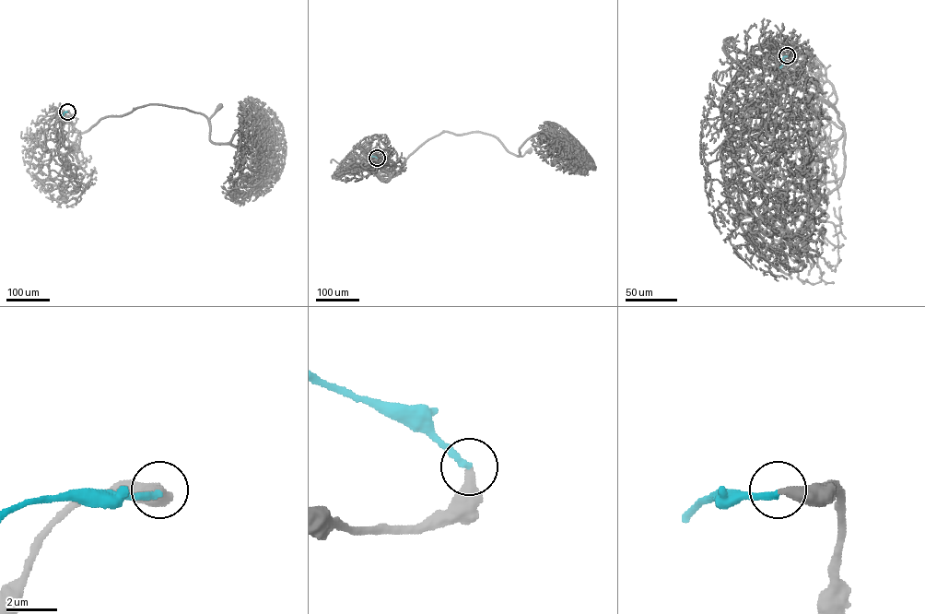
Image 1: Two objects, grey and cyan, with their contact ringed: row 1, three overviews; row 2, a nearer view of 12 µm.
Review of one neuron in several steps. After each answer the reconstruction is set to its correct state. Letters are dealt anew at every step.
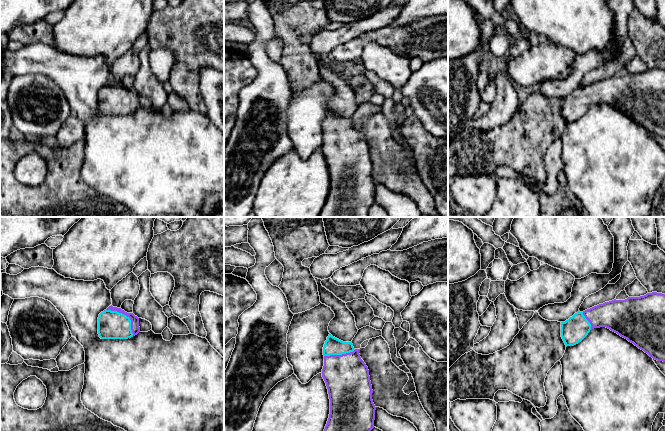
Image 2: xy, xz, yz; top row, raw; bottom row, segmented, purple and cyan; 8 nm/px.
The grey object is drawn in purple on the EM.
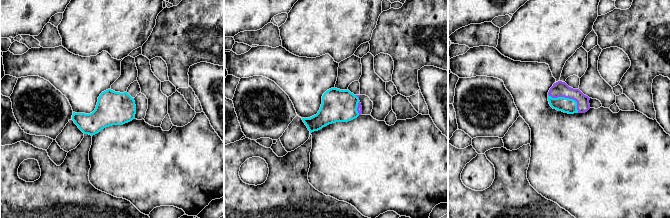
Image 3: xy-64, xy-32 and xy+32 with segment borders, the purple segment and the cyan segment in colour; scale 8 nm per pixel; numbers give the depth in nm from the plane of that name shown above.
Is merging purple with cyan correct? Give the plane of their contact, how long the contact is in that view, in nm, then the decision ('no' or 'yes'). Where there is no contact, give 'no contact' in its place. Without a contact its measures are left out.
meets purple in xy; contact 320 nm long; yes

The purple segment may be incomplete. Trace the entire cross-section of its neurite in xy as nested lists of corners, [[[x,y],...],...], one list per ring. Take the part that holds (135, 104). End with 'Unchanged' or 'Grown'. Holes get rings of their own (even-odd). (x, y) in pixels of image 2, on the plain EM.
[[[111,81],[99,90],[98,110],[101,115],[128,115],[139,108],[139,94],[133,89]]]. Grown

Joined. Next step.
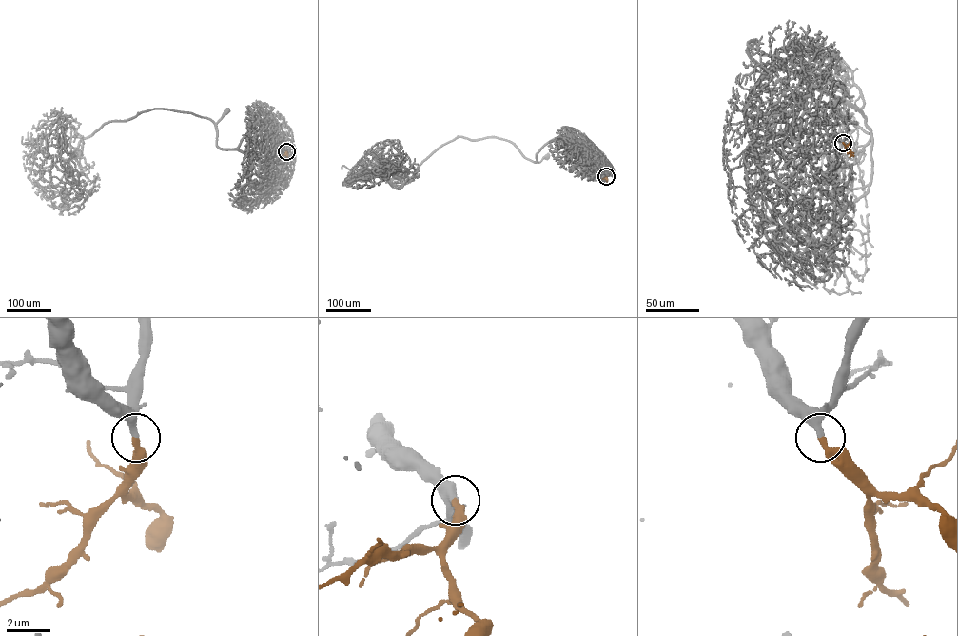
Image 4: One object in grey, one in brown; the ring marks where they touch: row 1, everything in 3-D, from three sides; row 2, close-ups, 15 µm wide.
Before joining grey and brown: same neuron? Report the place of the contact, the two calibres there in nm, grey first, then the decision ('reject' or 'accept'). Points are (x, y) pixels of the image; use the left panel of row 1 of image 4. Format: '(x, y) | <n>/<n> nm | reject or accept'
(286, 151) | 340/340 nm | accept

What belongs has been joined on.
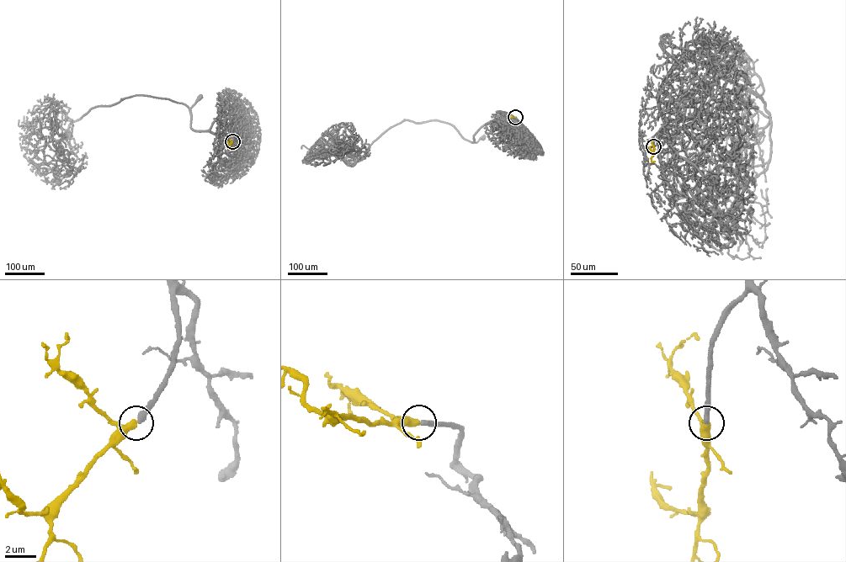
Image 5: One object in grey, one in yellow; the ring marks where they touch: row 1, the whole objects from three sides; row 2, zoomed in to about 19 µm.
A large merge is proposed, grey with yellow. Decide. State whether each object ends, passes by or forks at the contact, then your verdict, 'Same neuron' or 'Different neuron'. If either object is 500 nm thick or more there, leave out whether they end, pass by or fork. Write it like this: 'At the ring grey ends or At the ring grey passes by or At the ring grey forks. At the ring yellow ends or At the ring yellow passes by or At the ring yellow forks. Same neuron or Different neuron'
At the ring grey ends. At the ring yellow ends. Same neuron

